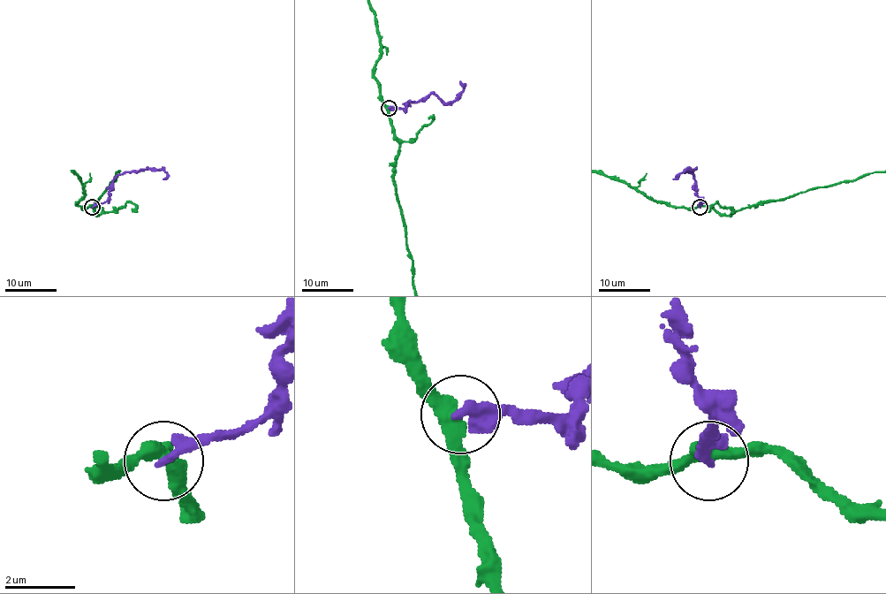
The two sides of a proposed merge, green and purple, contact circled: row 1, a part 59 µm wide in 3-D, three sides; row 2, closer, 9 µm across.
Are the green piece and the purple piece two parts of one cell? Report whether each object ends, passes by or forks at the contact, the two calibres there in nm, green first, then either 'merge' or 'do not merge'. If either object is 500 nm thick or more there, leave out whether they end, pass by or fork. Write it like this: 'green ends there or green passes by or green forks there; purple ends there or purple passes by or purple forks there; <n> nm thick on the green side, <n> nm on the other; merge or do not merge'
green passes by; purple ends there; 420 nm thick on the green side, 360 nm on the other; do not merge

